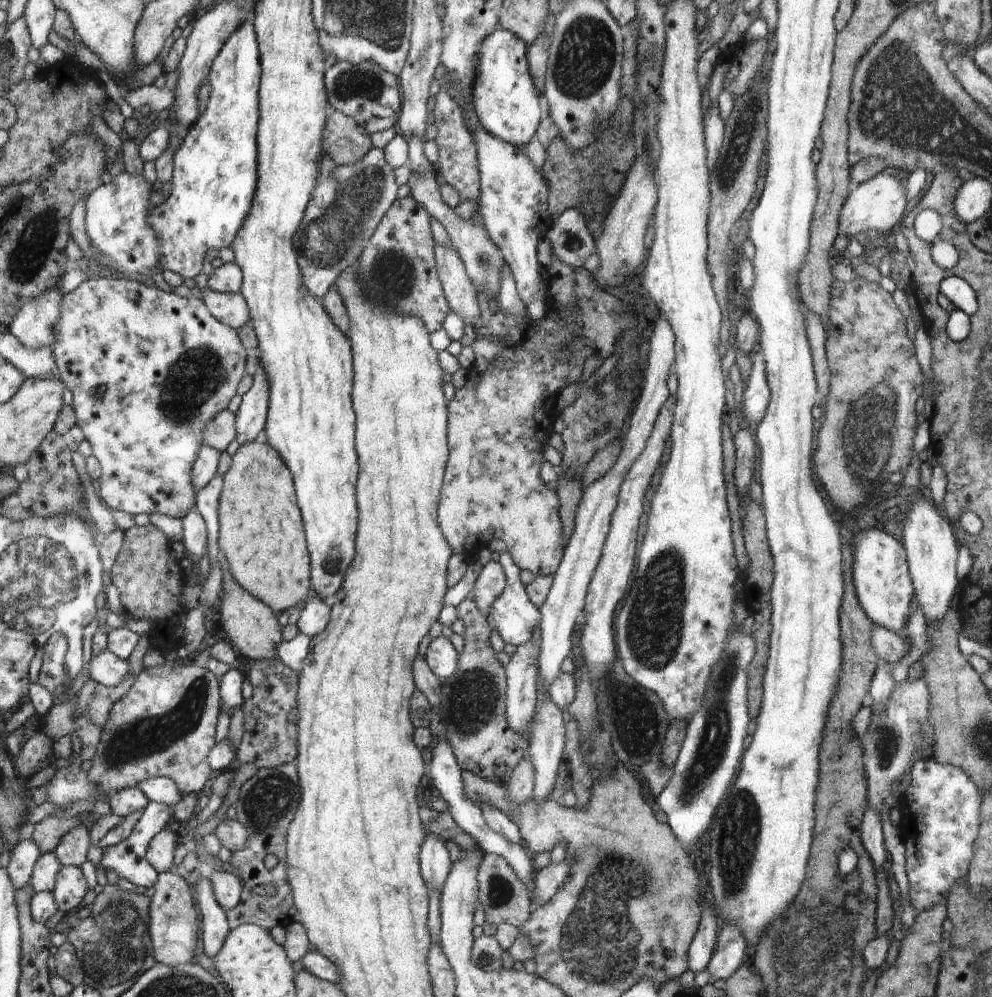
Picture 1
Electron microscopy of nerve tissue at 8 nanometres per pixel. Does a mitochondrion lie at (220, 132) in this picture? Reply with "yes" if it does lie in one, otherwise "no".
yes

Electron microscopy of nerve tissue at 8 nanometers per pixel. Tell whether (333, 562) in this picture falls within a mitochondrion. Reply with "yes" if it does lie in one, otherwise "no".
yes

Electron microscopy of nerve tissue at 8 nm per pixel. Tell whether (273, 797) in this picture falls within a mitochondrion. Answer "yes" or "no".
yes

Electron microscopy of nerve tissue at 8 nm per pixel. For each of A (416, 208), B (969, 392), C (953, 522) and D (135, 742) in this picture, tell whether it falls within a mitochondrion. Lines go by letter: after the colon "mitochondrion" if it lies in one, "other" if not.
A: other
B: mitochondrion
C: other
D: mitochondrion

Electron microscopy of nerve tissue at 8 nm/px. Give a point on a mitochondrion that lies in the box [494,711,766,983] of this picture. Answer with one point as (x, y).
(739, 830)

